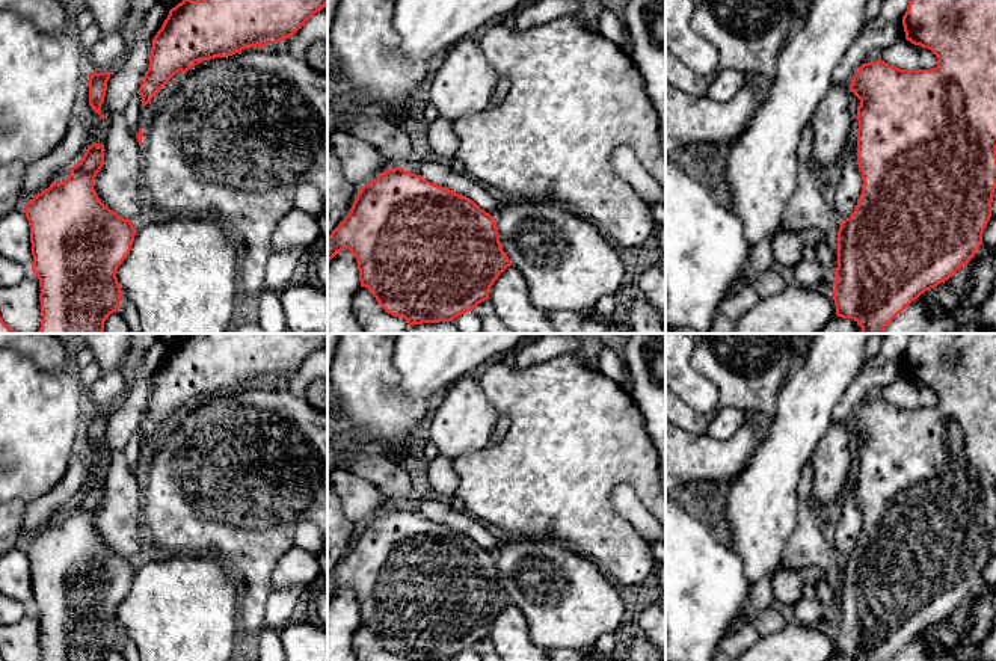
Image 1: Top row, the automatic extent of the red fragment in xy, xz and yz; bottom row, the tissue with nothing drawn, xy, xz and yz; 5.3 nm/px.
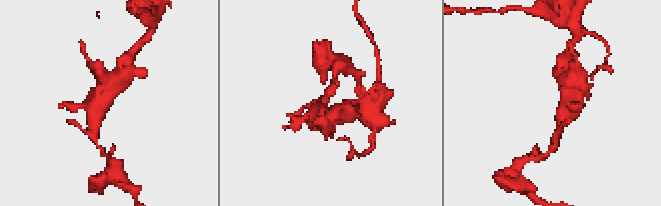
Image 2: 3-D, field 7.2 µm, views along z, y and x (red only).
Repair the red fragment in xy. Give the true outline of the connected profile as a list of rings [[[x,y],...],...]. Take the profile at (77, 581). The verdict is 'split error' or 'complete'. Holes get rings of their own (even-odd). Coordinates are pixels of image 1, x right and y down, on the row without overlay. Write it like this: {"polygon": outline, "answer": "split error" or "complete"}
{"polygon": [[[94,480],[65,519],[53,519],[23,546],[30,563],[32,610],[41,625],[41,661],[104,661],[119,646],[116,610],[137,569],[97,534],[94,519],[103,501],[104,483]]], "answer": "complete"}

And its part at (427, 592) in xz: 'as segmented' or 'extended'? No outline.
as segmented

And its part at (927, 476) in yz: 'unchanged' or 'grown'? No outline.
unchanged

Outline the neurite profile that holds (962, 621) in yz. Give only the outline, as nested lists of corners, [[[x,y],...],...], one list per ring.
[[[967,601],[963,604],[960,608],[955,610],[952,616],[948,617],[949,625],[960,634],[966,635],[970,632],[973,626],[973,619],[972,619],[972,608],[970,602]]]

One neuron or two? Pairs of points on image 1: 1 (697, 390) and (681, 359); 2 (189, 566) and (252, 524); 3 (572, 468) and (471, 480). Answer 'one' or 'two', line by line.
1: one
2: two
3: one

